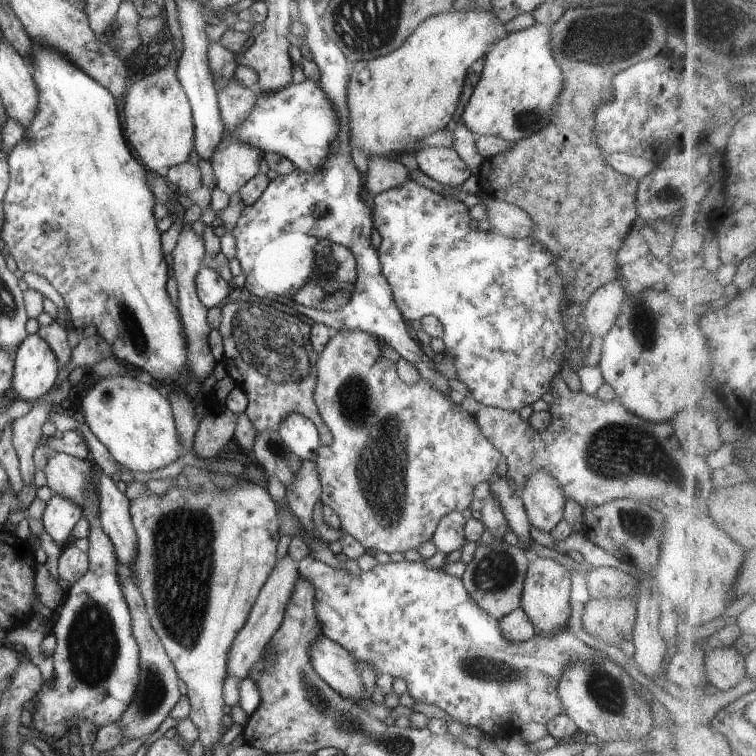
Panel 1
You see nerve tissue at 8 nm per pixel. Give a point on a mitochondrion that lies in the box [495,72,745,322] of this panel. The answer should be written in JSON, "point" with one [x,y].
{"point":[525,119]}

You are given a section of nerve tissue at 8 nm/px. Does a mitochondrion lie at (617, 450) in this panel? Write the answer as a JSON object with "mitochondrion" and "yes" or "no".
{"mitochondrion":"yes"}

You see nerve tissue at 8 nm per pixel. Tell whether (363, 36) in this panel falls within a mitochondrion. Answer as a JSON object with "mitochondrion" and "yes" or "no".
{"mitochondrion":"yes"}

